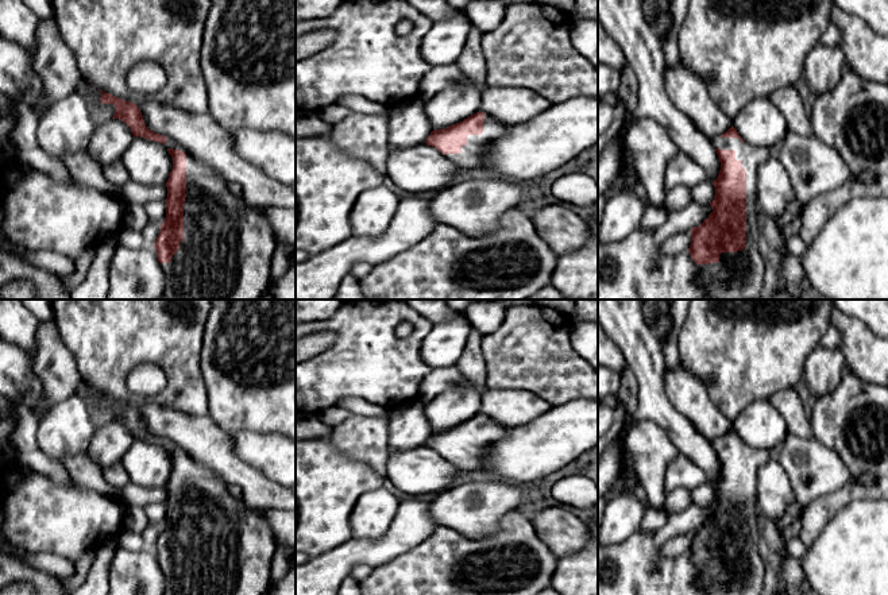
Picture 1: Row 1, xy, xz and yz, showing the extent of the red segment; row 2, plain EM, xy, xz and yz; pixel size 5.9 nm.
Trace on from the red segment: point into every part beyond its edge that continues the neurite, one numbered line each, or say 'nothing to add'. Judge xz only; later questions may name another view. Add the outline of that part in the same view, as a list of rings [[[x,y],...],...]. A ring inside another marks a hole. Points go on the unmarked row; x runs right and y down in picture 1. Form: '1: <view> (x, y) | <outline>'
1: xz (470, 459) | [[[490,417],[484,418],[483,434],[480,437],[468,437],[467,447],[462,449],[460,456],[447,456],[445,459],[459,470],[479,471],[484,451],[493,444],[507,436],[509,428],[505,428]]]

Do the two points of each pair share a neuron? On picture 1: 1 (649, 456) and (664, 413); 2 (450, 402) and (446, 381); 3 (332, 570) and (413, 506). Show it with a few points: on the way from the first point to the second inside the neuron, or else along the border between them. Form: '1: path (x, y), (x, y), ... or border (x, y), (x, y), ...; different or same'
1: border (636, 421), (653, 421), (679, 451); different
2: border (478, 389), (460, 382), (443, 389), (427, 404); different
3: path (355, 551), (379, 551), (401, 529); same

